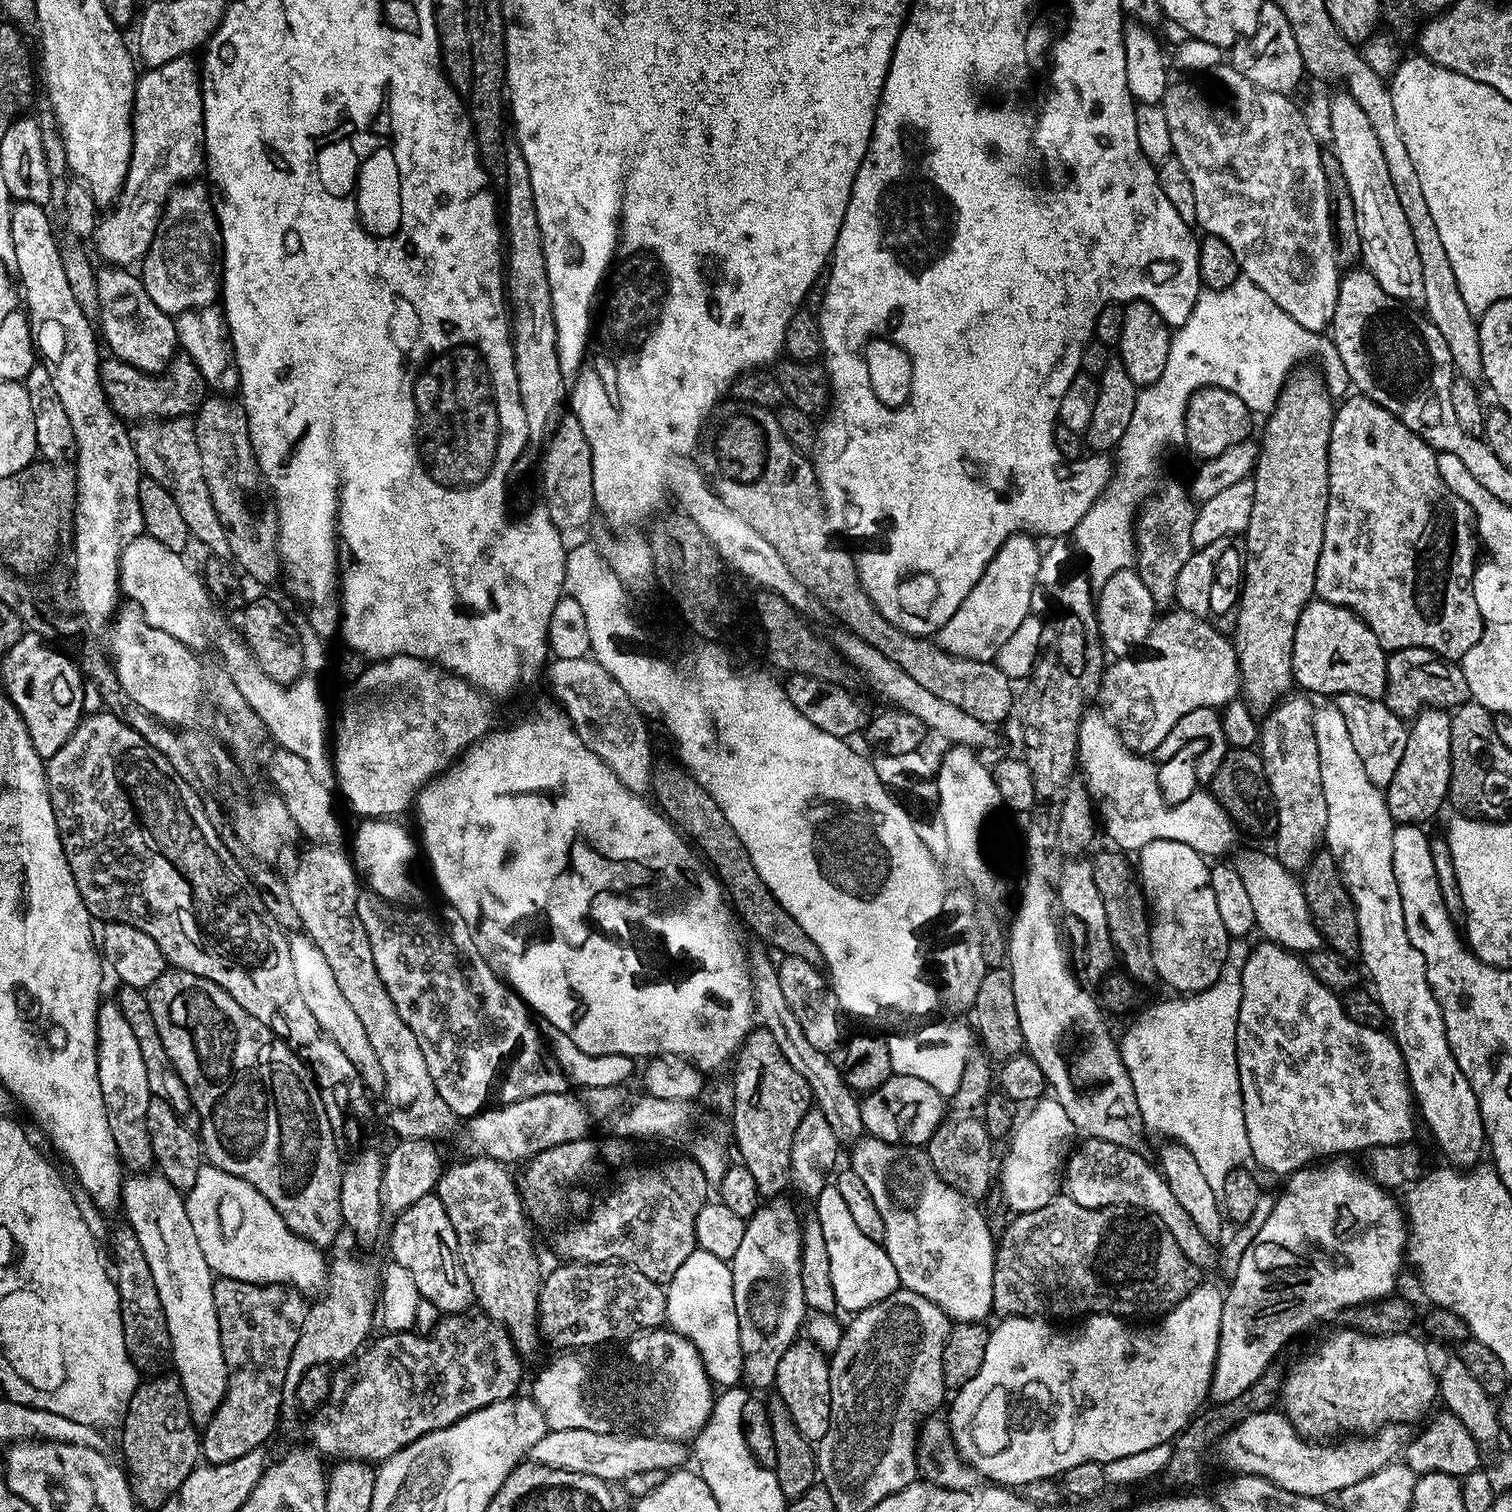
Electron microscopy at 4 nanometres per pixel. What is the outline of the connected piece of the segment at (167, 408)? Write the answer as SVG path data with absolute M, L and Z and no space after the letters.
M177 354L172 357L171 364L168 365L163 374L149 374L140 372L134 366L130 366L125 360L109 359L106 364L106 391L109 403L117 416L125 422L131 420L140 420L136 422L144 422L149 418L171 418L173 416L187 416L205 399L206 385L200 377L198 366L194 366L194 362L187 354Z

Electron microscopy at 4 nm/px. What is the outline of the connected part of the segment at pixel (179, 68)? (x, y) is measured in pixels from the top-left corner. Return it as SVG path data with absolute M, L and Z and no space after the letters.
M179 56L170 62L166 62L157 68L148 68L139 73L136 82L136 100L132 104L132 153L130 154L130 166L126 174L126 182L120 191L120 197L116 199L115 204L107 209L108 212L99 217L96 230L94 233L94 241L96 240L96 248L100 251L101 261L107 262L112 266L132 266L132 263L143 261L144 255L148 253L148 247L152 244L152 238L156 233L157 226L160 225L160 214L167 200L169 192L177 187L181 182L188 182L193 179L192 176L196 171L202 168L202 149L204 146L204 94L202 91L202 76L198 71L198 64L192 61L188 56Z

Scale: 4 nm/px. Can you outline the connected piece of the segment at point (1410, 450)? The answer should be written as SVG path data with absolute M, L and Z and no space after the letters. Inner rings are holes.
M1352 394L1341 408L1339 405L1335 409L1332 418L1332 437L1328 443L1328 509L1324 523L1322 550L1316 567L1314 592L1319 599L1329 600L1332 604L1340 605L1343 600L1348 600L1348 608L1356 604L1353 609L1355 613L1359 608L1364 608L1364 612L1368 612L1368 618L1364 623L1370 626L1370 630L1374 630L1378 642L1388 652L1397 652L1403 648L1427 648L1449 662L1456 662L1468 650L1485 639L1486 620L1478 610L1473 581L1467 580L1467 576L1474 570L1473 565L1460 563L1454 568L1448 568L1448 552L1444 552L1444 548L1452 548L1452 544L1448 544L1448 536L1444 536L1444 516L1448 516L1448 512L1444 512L1444 508L1448 508L1448 504L1444 504L1444 491L1448 487L1440 477L1437 455L1435 448L1431 448L1421 436L1408 429L1393 412L1387 412L1381 404L1372 401L1370 396ZM1432 524L1436 524L1440 532L1432 532ZM1428 532L1432 532L1432 540L1420 540L1420 536L1428 536ZM1432 548L1440 548L1440 552L1432 556Z

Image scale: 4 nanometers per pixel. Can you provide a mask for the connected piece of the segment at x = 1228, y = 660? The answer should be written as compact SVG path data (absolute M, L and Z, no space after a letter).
M1183 610L1173 611L1165 616L1163 613L1153 623L1146 641L1148 656L1140 656L1137 660L1117 659L1116 665L1113 668L1111 665L1107 669L1098 695L1100 700L1104 699L1104 704L1108 707L1109 721L1117 725L1125 724L1128 728L1140 728L1141 734L1148 739L1149 746L1156 749L1187 712L1199 708L1223 709L1225 705L1235 701L1241 691L1240 661L1233 641L1229 637L1227 640L1226 637L1219 636L1211 623L1206 628L1192 628L1192 624L1184 620Z

